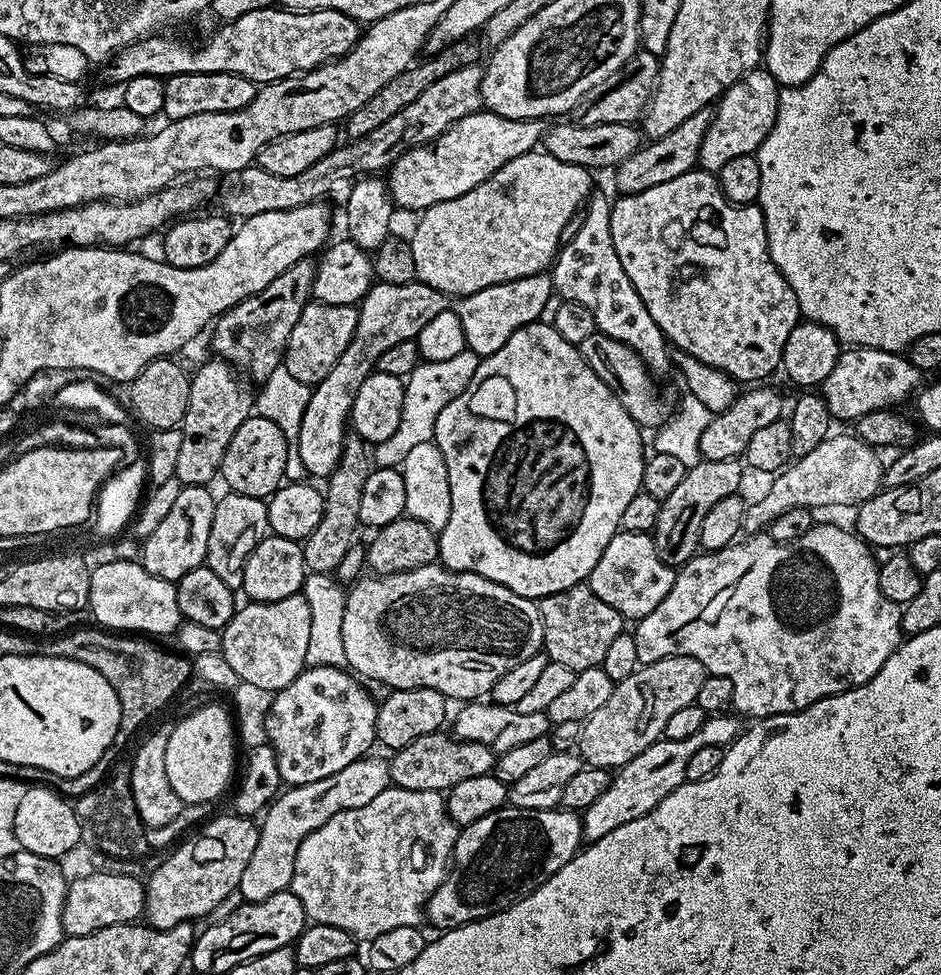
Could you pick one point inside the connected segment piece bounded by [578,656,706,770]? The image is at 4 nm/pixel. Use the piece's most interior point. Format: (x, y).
(635, 716)

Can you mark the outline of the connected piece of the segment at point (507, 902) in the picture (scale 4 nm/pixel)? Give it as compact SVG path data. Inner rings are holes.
M505 806L486 814L486 818L478 818L478 822L463 825L456 837L448 875L428 899L427 923L432 923L436 930L447 930L509 908L516 900L529 896L543 880L558 874L558 870L562 870L562 866L566 866L566 862L570 862L570 858L580 851L583 840L581 813L563 806L546 810L522 810Z

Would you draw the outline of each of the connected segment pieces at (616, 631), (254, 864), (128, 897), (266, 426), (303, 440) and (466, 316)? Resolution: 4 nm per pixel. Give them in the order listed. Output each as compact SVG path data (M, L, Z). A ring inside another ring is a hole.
M587 583L575 584L572 588L562 590L558 594L544 596L538 601L540 617L542 618L542 630L544 631L544 646L542 651L548 655L551 662L562 662L562 666L570 666L570 670L581 672L591 668L599 668L606 658L606 650L614 643L614 638L618 638L625 631L625 617L621 616L614 606L602 602L594 590L590 590Z
M369 754L350 762L350 766L338 770L338 774L330 778L285 787L268 805L262 816L264 821L261 819L258 824L258 846L254 846L254 855L242 873L238 889L247 903L262 902L270 898L270 894L289 891L294 878L294 858L298 854L298 846L302 846L302 838L318 830L318 826L330 822L334 814L366 806L366 802L378 798L378 794L392 784L389 761L376 755Z
M92 872L73 879L68 886L62 910L65 936L94 934L106 926L130 924L144 916L145 885L124 872Z
M255 414L249 416L238 430L234 430L234 438L230 438L230 446L226 446L226 454L220 463L219 475L224 476L227 487L238 494L267 498L285 483L286 458L288 447L286 438L270 418L262 418Z
M419 282L402 285L373 283L372 289L358 305L358 326L354 330L354 338L350 338L350 346L346 346L342 358L334 362L334 370L330 370L330 374L312 388L310 402L302 418L299 454L311 477L327 479L340 463L355 395L369 374L376 371L378 358L382 358L390 346L398 346L398 342L415 340L422 326L445 312L449 304L449 297L434 290L434 286Z
M541 274L518 278L514 282L506 282L505 284L486 286L486 290L478 290L469 296L459 297L455 301L454 310L458 314L458 318L462 318L462 330L466 334L467 351L483 358L502 350L502 346L506 346L506 338L510 338L510 334L514 334L514 330L518 330L527 324L535 324L543 317L546 302L553 299L553 296L551 275Z

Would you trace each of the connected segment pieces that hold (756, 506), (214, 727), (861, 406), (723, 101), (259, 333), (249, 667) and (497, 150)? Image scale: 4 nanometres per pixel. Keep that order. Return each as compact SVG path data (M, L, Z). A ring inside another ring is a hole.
M855 434L829 435L820 445L805 456L793 459L787 468L771 477L772 485L761 500L747 505L744 510L744 527L756 534L771 524L778 514L791 508L828 508L831 504L859 506L881 491L885 465L876 457L877 449L862 441Z
M204 704L184 716L176 725L171 725L166 742L166 778L170 778L170 786L174 786L174 794L185 804L206 802L211 805L229 788L234 780L236 768L236 748L238 749L238 732L234 727L234 716L220 704Z
M848 346L841 351L834 370L826 374L822 397L833 421L855 422L872 411L895 409L903 400L911 401L921 387L922 373L912 365L907 355L877 348Z
M757 66L745 72L742 78L738 78L738 82L734 82L734 86L720 95L700 143L699 167L703 171L719 173L720 168L733 158L751 156L757 152L776 121L780 89L781 85L776 83L768 69Z
M312 258L298 261L290 266L290 270L278 274L278 278L258 294L248 296L217 317L212 328L213 353L239 369L244 368L257 383L263 383L276 368L281 367L290 330L294 330L294 322L298 322L298 314L302 314L305 301L309 299L316 266L317 261Z
M302 594L278 602L248 602L237 607L230 622L222 629L219 652L230 662L242 683L250 683L273 694L282 691L307 665L310 639L310 605Z
M481 110L462 118L453 128L434 138L431 144L423 144L404 152L387 169L386 183L397 209L409 208L415 214L425 208L474 190L490 174L502 170L506 162L533 151L543 141L546 124L544 120L515 120Z

